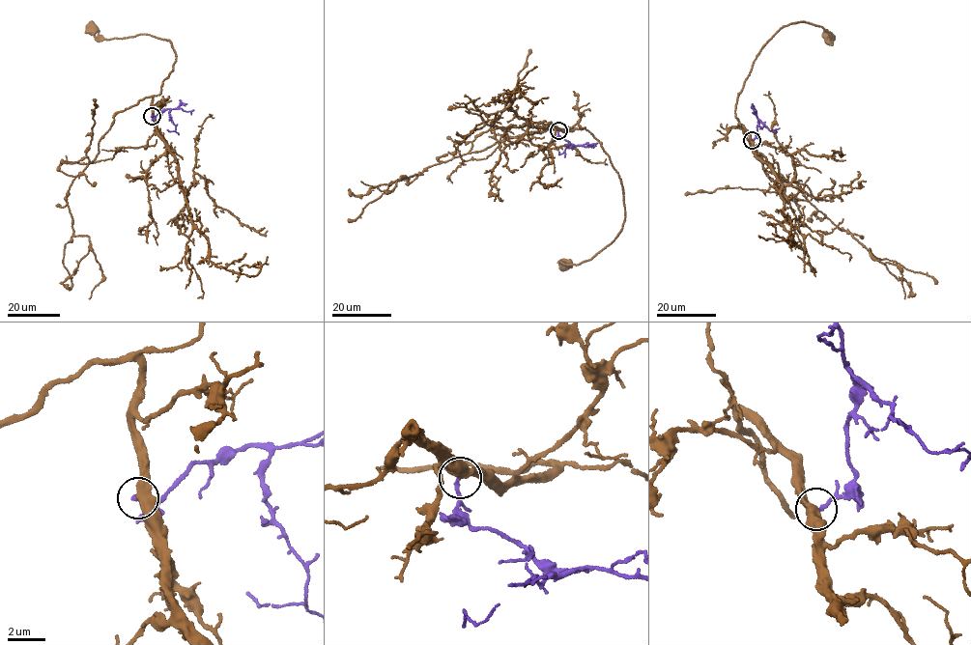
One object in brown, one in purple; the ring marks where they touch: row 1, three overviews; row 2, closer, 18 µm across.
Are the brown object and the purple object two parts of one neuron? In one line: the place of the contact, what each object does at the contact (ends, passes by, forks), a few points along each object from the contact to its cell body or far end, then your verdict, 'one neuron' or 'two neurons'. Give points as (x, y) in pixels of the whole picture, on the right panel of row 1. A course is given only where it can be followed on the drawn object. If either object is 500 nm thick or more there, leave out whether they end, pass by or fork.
(752, 140) | brown passes by | purple ends | brown via (752, 139), (735, 109), (763, 44), (779, 29), (803, 21), (820, 26), (830, 33), (830, 42), (831, 38) | purple via (752, 140), (757, 137), (757, 118), (771, 131), (777, 131) | one neuron

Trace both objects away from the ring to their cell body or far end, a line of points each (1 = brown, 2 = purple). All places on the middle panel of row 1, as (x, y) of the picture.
1: (559, 130), (584, 127), (596, 138), (621, 179), (625, 214), (611, 242), (591, 258), (563, 266)
2: (558, 130), (557, 136), (577, 145), (565, 149), (558, 154)

